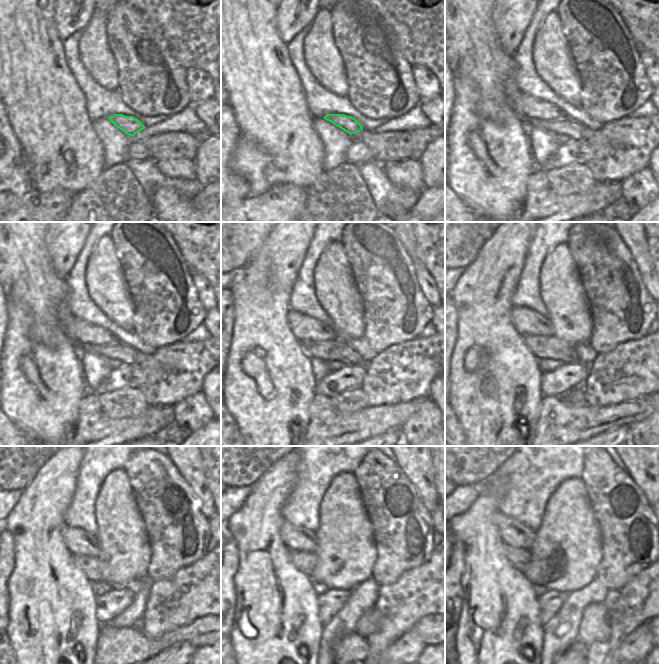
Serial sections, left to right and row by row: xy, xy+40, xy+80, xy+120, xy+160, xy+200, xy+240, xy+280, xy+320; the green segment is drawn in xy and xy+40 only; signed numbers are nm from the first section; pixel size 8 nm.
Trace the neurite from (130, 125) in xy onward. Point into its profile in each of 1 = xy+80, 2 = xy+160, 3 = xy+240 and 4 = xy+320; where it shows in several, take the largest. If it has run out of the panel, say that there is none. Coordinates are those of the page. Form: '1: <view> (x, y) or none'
1: xy+80 (532, 108)
2: xy+160 (303, 327)
3: xy+240 (78, 541)
4: xy+320 (512, 532)

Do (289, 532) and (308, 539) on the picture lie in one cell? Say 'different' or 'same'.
same

